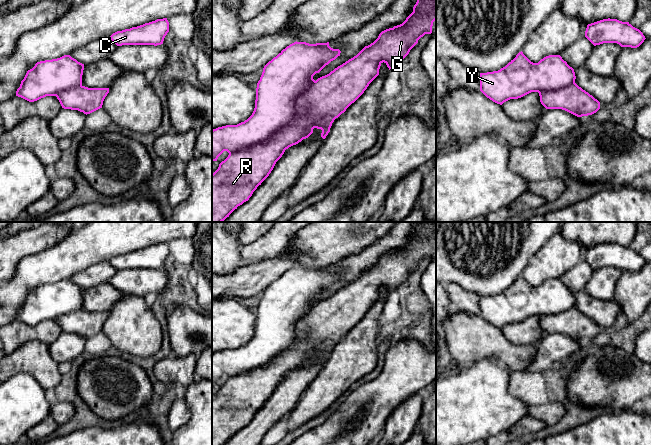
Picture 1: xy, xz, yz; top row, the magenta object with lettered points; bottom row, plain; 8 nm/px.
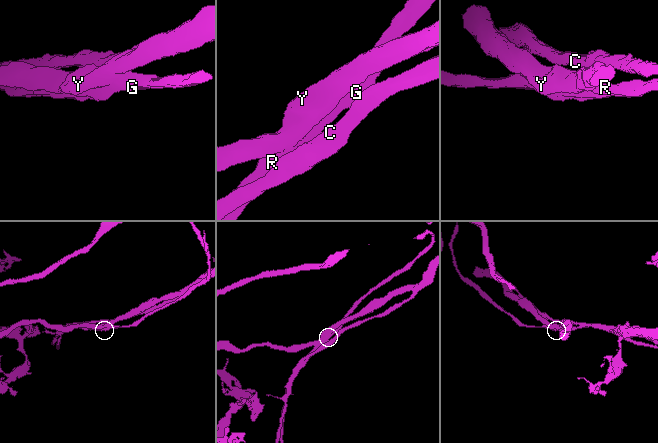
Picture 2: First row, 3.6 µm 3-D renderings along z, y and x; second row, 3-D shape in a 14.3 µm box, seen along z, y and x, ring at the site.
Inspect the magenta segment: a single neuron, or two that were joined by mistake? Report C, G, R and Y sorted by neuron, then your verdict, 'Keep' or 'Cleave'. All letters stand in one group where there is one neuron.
Groups: C Y / G R. Cleave

